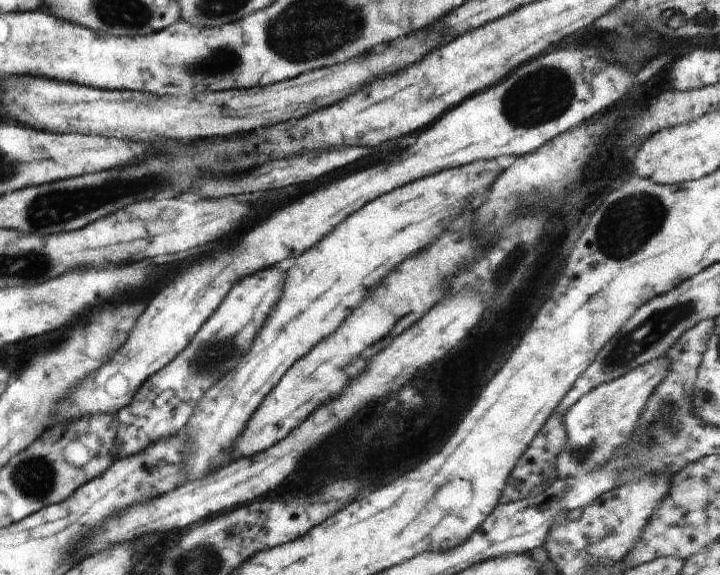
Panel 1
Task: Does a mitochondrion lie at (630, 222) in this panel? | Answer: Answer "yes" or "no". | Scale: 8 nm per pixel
yes

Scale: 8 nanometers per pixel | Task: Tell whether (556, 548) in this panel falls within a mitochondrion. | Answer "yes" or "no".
no

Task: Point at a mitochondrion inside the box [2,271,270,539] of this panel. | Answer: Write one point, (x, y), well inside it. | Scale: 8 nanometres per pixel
(34, 478)

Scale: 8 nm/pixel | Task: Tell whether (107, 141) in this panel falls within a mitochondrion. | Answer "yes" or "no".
no

